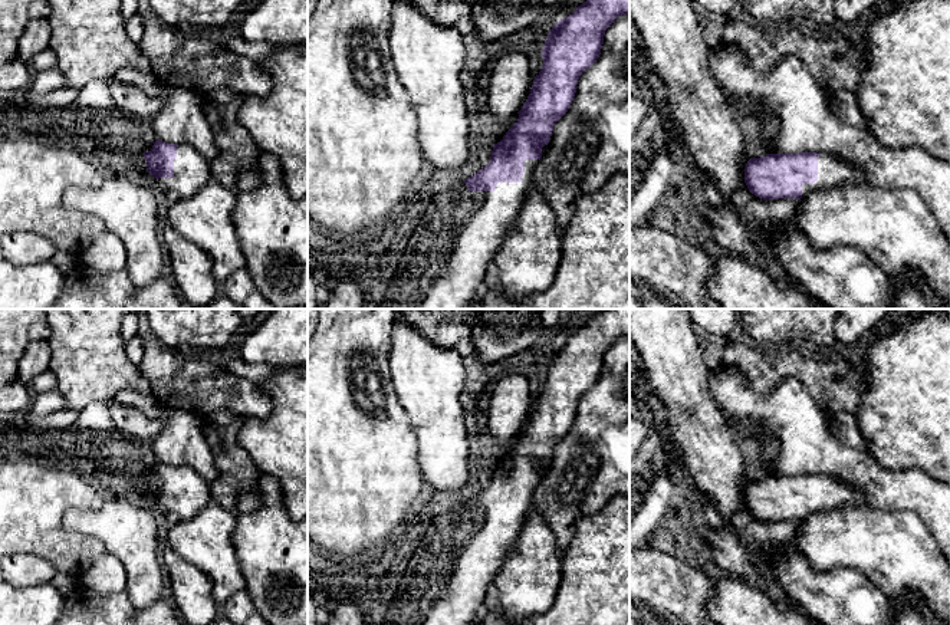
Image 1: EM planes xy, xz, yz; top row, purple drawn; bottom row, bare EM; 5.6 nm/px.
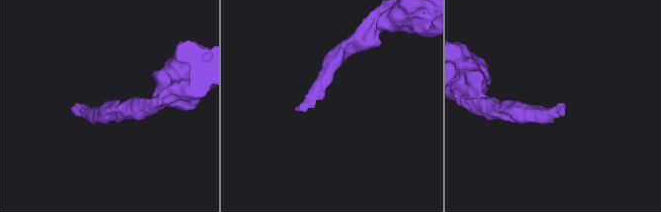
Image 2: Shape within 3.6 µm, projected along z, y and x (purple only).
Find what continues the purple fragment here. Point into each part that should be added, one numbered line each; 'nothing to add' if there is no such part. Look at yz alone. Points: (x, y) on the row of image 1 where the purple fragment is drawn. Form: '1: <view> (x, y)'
1: yz (832, 171)

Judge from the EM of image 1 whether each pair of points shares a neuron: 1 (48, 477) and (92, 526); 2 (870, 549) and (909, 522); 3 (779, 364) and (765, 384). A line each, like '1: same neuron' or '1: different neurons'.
1: different neurons
2: same neuron
3: same neuron

